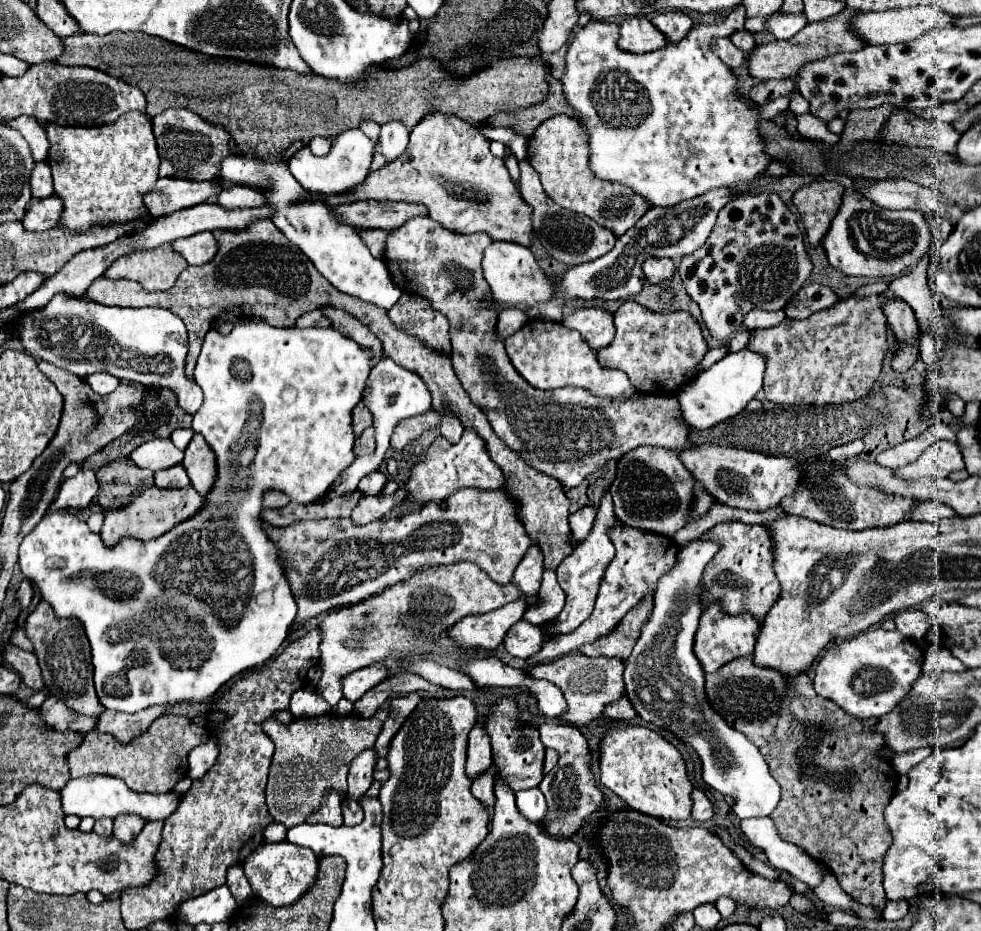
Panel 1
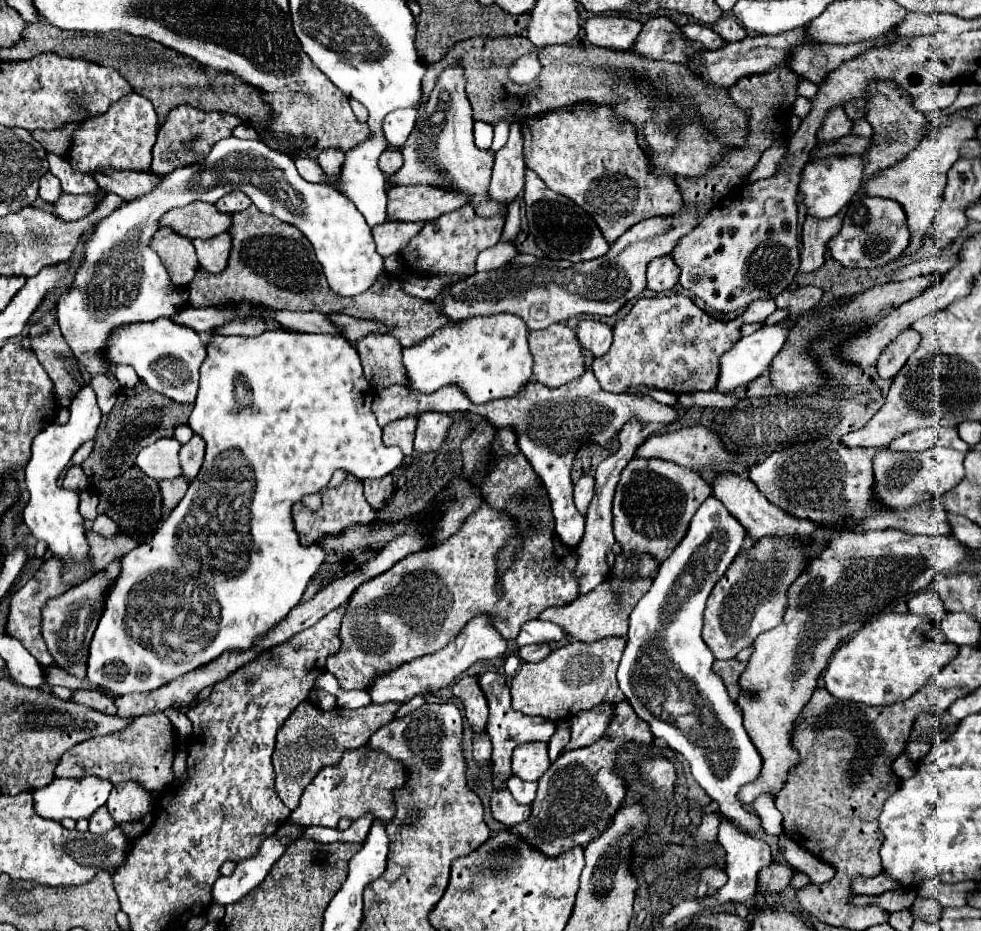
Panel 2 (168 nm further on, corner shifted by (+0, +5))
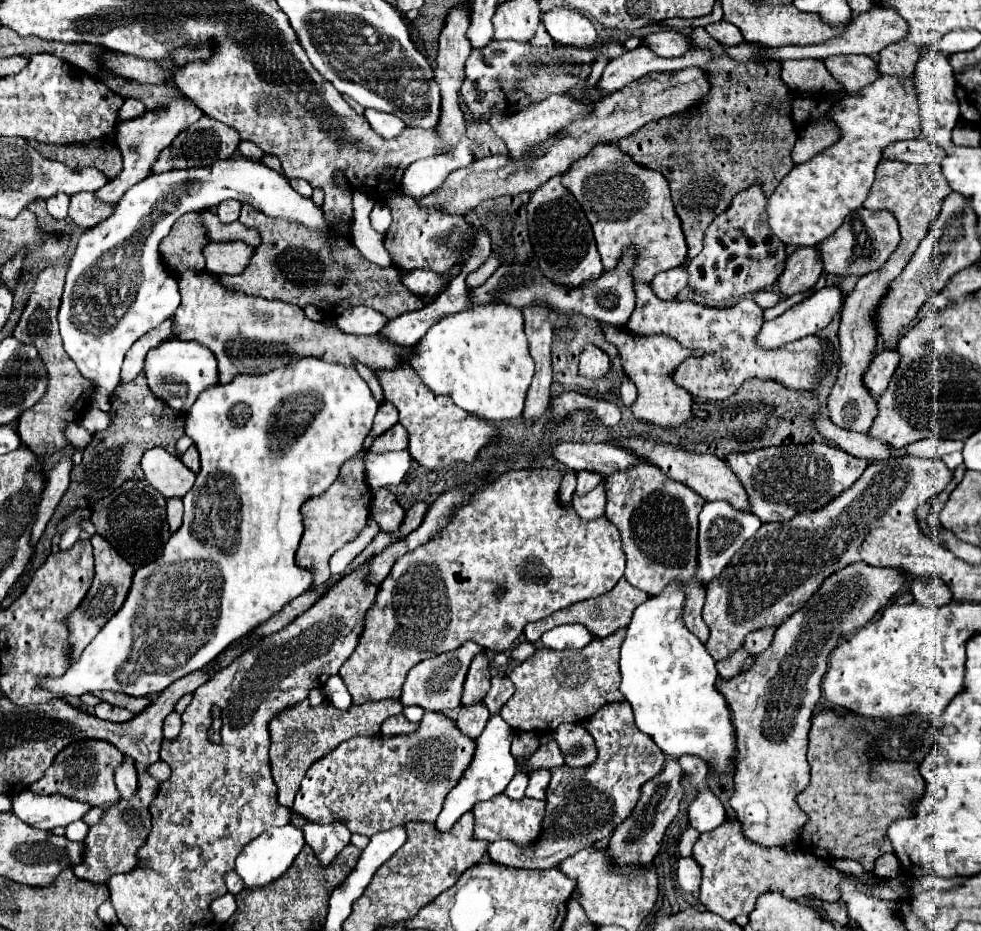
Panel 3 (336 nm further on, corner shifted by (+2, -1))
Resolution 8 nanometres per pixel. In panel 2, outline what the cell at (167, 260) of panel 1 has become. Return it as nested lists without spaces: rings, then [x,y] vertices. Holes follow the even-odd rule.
[[[161,228],[153,240],[151,240],[151,250],[157,252],[161,258],[163,266],[167,268],[169,280],[175,286],[185,286],[189,280],[195,276],[199,264],[195,256],[195,248],[189,238],[177,236],[169,228]]]

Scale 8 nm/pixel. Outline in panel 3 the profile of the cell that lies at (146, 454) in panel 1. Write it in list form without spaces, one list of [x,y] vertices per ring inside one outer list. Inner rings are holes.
[[[151,448],[141,460],[145,480],[165,498],[183,498],[195,484],[195,474],[179,456],[167,454],[163,448]]]

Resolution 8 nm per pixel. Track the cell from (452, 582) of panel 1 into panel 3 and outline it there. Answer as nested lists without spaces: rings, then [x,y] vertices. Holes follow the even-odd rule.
[[[539,468],[539,470],[507,470],[505,474],[501,474],[499,478],[495,478],[491,484],[485,484],[481,488],[477,488],[471,498],[467,502],[463,502],[463,506],[459,506],[455,510],[455,514],[451,516],[449,524],[443,528],[443,532],[439,532],[433,540],[429,540],[427,544],[415,548],[413,552],[405,554],[403,558],[399,558],[395,562],[395,566],[391,568],[389,576],[383,580],[379,594],[377,594],[377,602],[375,608],[371,608],[367,612],[367,622],[359,640],[359,646],[355,648],[355,654],[351,658],[347,658],[347,662],[341,666],[339,676],[343,678],[353,704],[363,704],[369,700],[399,700],[401,696],[401,688],[405,682],[407,672],[419,664],[425,658],[449,652],[459,648],[465,642],[477,642],[479,646],[483,646],[489,652],[507,652],[513,648],[513,642],[519,634],[523,634],[523,626],[541,618],[547,618],[549,614],[567,608],[575,602],[581,602],[585,598],[595,598],[601,596],[605,592],[609,592],[619,578],[623,576],[625,570],[625,552],[621,546],[621,536],[619,530],[603,516],[603,518],[595,518],[595,520],[581,520],[575,510],[569,506],[559,506],[559,486],[563,480],[563,472],[559,472],[557,468]],[[497,590],[503,590],[503,596],[497,596]]]

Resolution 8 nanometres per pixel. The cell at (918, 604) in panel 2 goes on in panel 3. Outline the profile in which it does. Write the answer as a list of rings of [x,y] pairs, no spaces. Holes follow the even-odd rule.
[[[913,578],[909,590],[923,606],[945,606],[951,600],[951,590],[939,578]]]

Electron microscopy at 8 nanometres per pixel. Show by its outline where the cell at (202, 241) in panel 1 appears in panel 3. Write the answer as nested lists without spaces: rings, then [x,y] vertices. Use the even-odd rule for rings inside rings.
[[[211,242],[205,246],[207,270],[213,274],[241,274],[255,248],[245,242]]]

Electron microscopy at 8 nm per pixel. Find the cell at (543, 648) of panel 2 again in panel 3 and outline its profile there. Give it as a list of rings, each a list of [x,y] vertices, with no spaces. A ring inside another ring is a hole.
[[[523,642],[523,644],[519,644],[519,646],[515,646],[515,648],[511,650],[511,658],[517,660],[517,662],[523,662],[523,660],[527,660],[533,652],[535,652],[535,646],[533,646],[531,642]]]

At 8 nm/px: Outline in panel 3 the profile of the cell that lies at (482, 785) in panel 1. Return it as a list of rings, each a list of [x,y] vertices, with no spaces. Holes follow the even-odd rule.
[[[483,702],[473,704],[473,706],[461,706],[459,716],[457,716],[457,726],[463,734],[477,738],[483,732],[487,718],[489,718],[489,710],[487,706],[483,706]]]

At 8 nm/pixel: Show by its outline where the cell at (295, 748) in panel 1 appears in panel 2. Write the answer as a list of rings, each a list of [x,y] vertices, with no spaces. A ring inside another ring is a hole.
[[[385,702],[385,704],[369,704],[367,708],[357,708],[357,710],[333,708],[331,712],[325,712],[311,704],[299,704],[285,720],[285,724],[279,728],[277,746],[273,752],[275,790],[281,802],[287,808],[295,810],[307,784],[325,766],[337,766],[337,762],[341,762],[343,758],[343,752],[365,746],[371,734],[375,734],[381,726],[389,724],[395,718],[399,706],[401,704],[397,702]]]

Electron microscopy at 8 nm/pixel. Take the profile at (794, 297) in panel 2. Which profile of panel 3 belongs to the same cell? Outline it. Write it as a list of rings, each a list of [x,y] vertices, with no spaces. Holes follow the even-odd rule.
[[[763,290],[763,292],[755,294],[753,300],[755,300],[761,308],[771,308],[771,306],[775,306],[775,304],[781,300],[781,296],[775,294],[775,292],[767,292],[767,290]]]

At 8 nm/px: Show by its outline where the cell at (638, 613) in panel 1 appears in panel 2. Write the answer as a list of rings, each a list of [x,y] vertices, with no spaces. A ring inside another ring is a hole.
[[[635,578],[631,582],[621,582],[621,580],[605,580],[599,584],[589,596],[581,596],[571,604],[565,606],[553,606],[541,612],[541,620],[549,620],[557,626],[563,628],[563,632],[579,642],[591,644],[601,638],[609,636],[627,636],[627,624],[629,624],[629,614],[635,608],[635,604],[641,600],[641,596],[651,588],[651,578]]]

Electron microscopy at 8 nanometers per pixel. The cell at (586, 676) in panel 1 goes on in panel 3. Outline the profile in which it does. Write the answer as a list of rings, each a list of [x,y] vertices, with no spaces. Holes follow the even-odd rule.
[[[619,628],[607,638],[595,638],[589,646],[581,650],[537,648],[529,660],[517,664],[513,672],[509,674],[511,682],[515,684],[515,694],[501,708],[503,720],[517,732],[551,732],[563,722],[583,722],[605,704],[623,700],[623,694],[619,692],[619,684],[621,684],[619,648],[621,648],[623,638],[625,638],[625,628]]]

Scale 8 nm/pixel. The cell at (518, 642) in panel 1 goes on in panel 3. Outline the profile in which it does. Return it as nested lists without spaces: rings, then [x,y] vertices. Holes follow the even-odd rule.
[[[563,624],[541,636],[545,648],[565,650],[565,648],[585,648],[595,636],[581,624]]]

